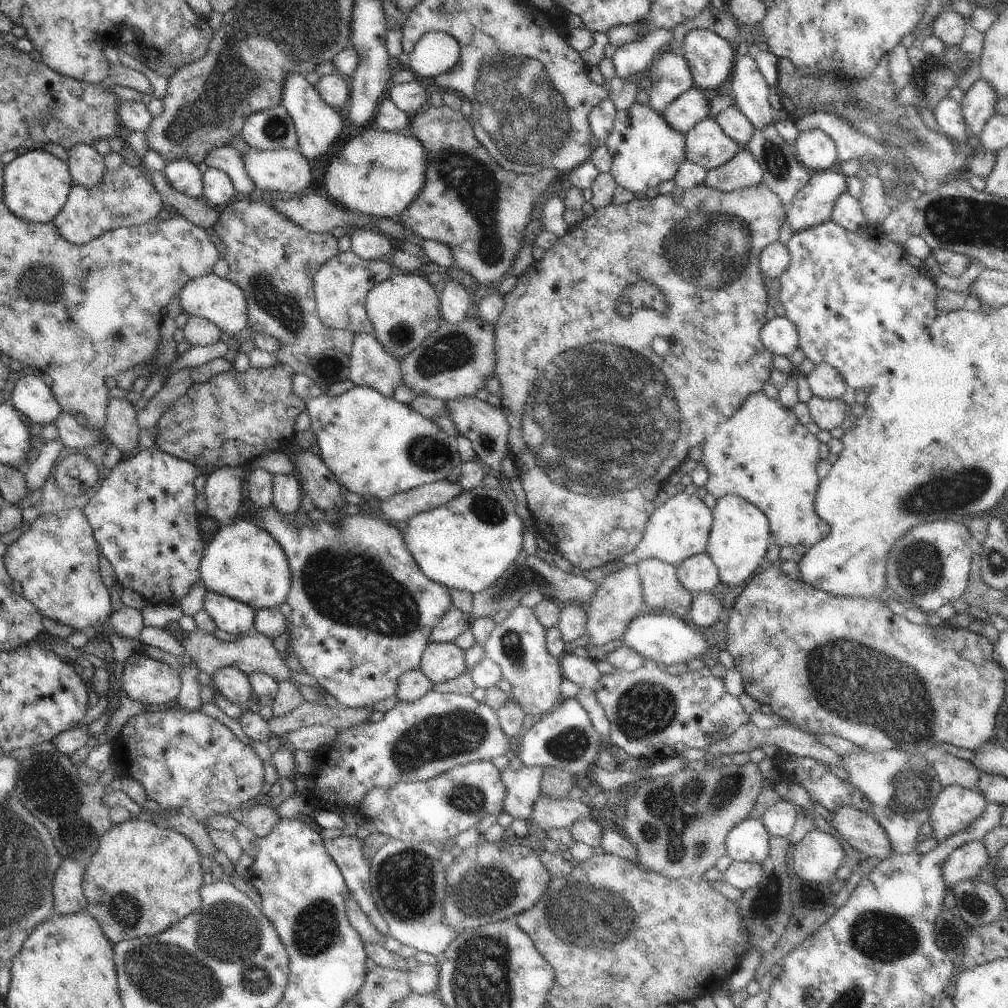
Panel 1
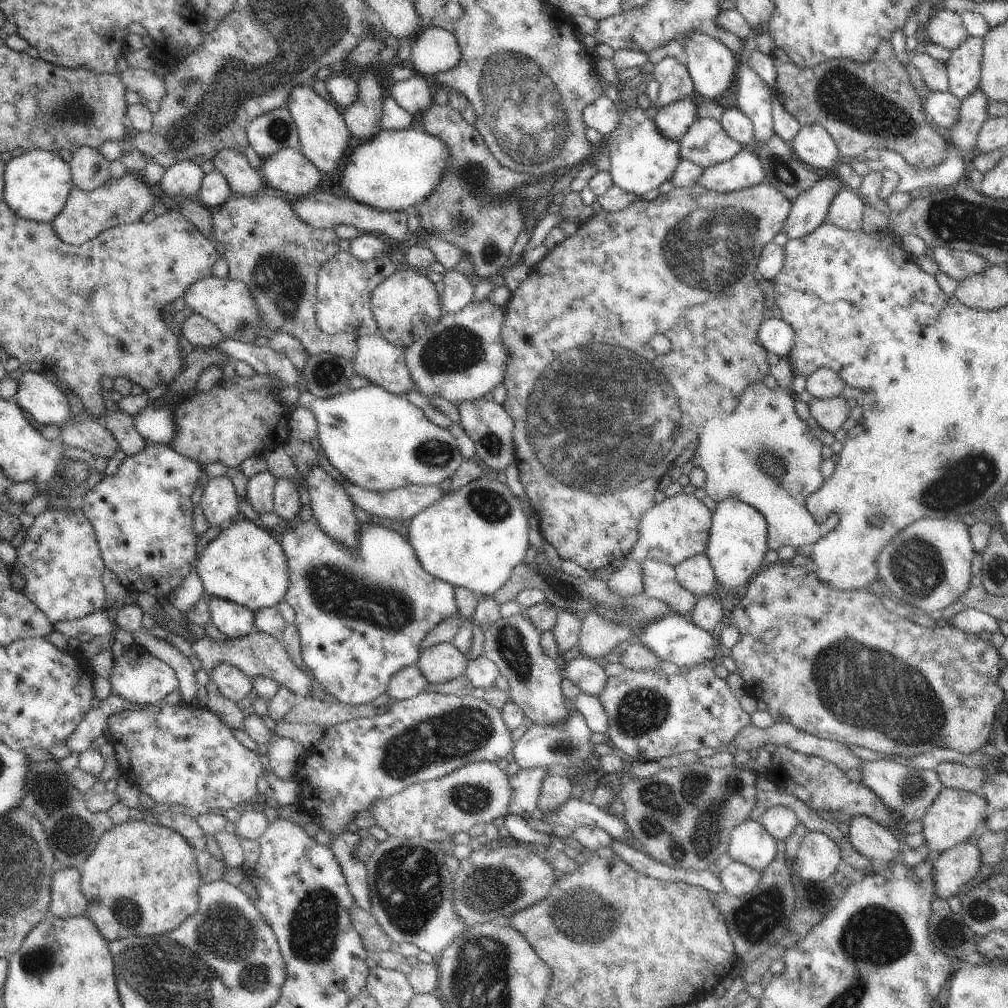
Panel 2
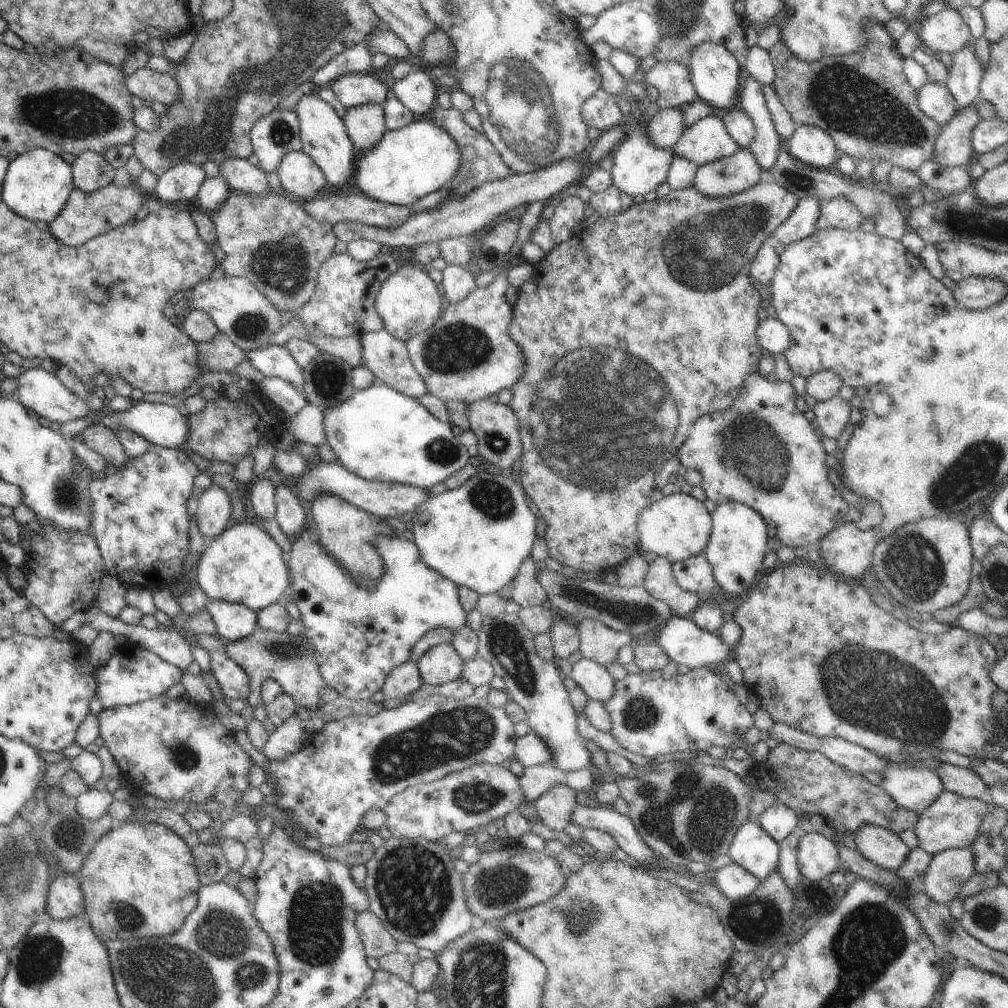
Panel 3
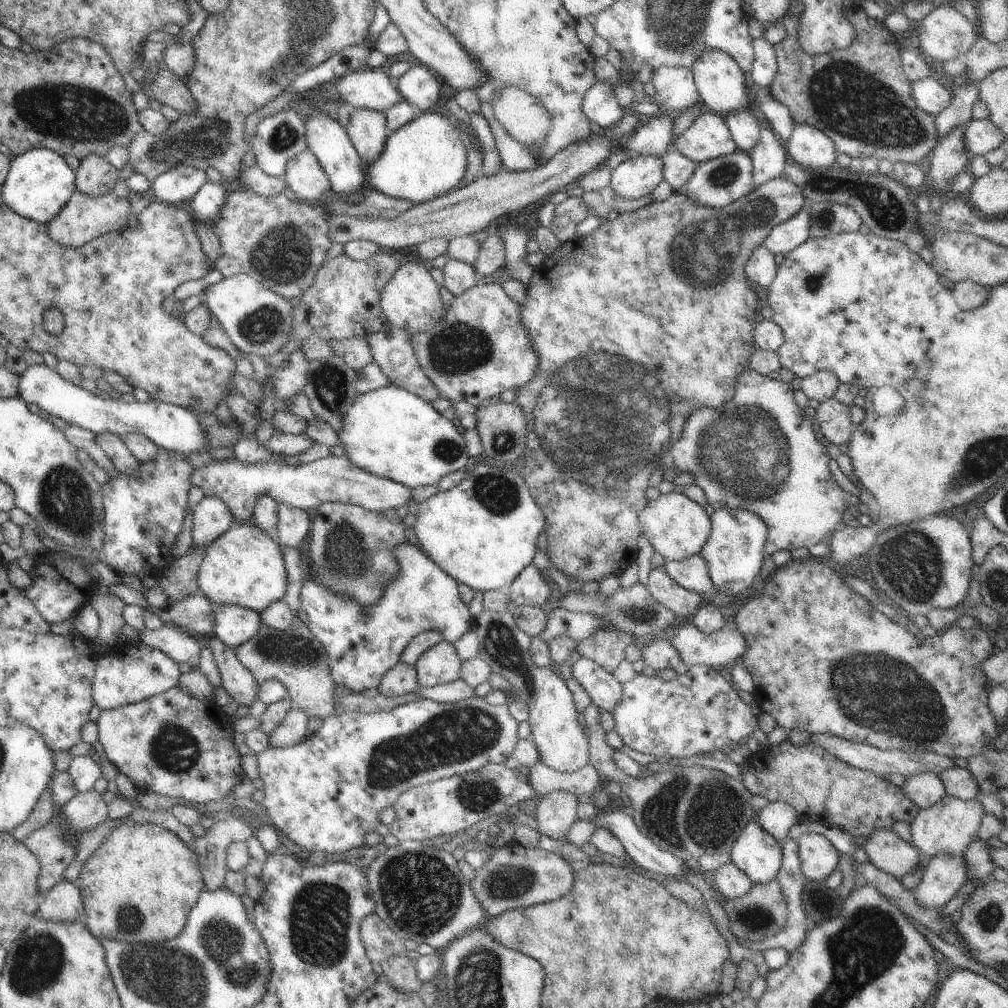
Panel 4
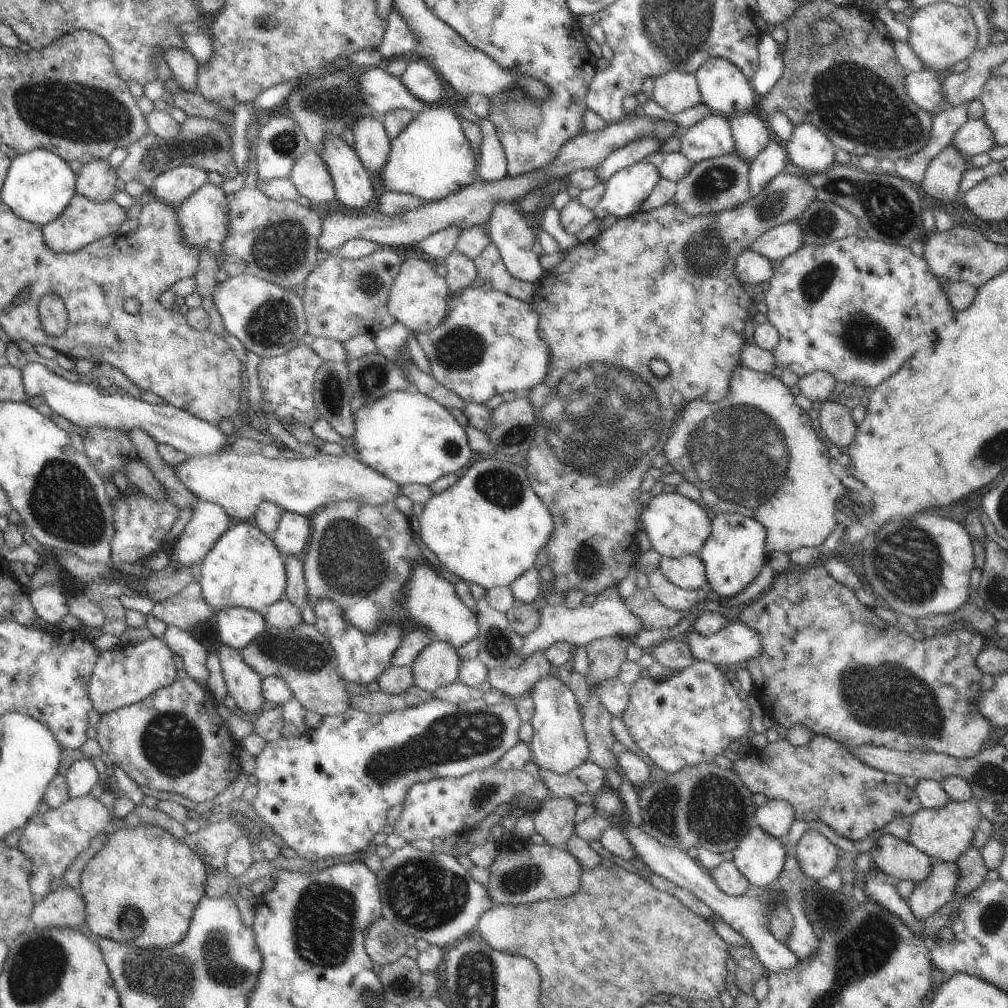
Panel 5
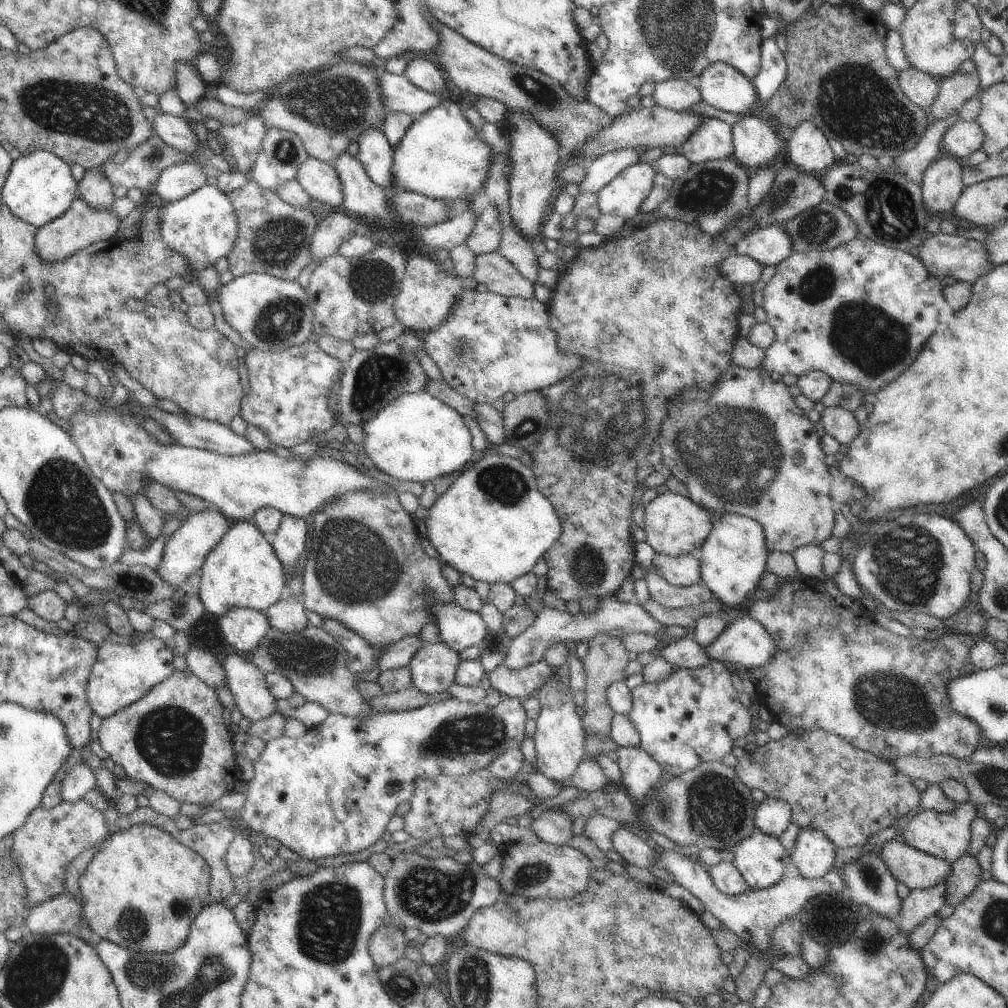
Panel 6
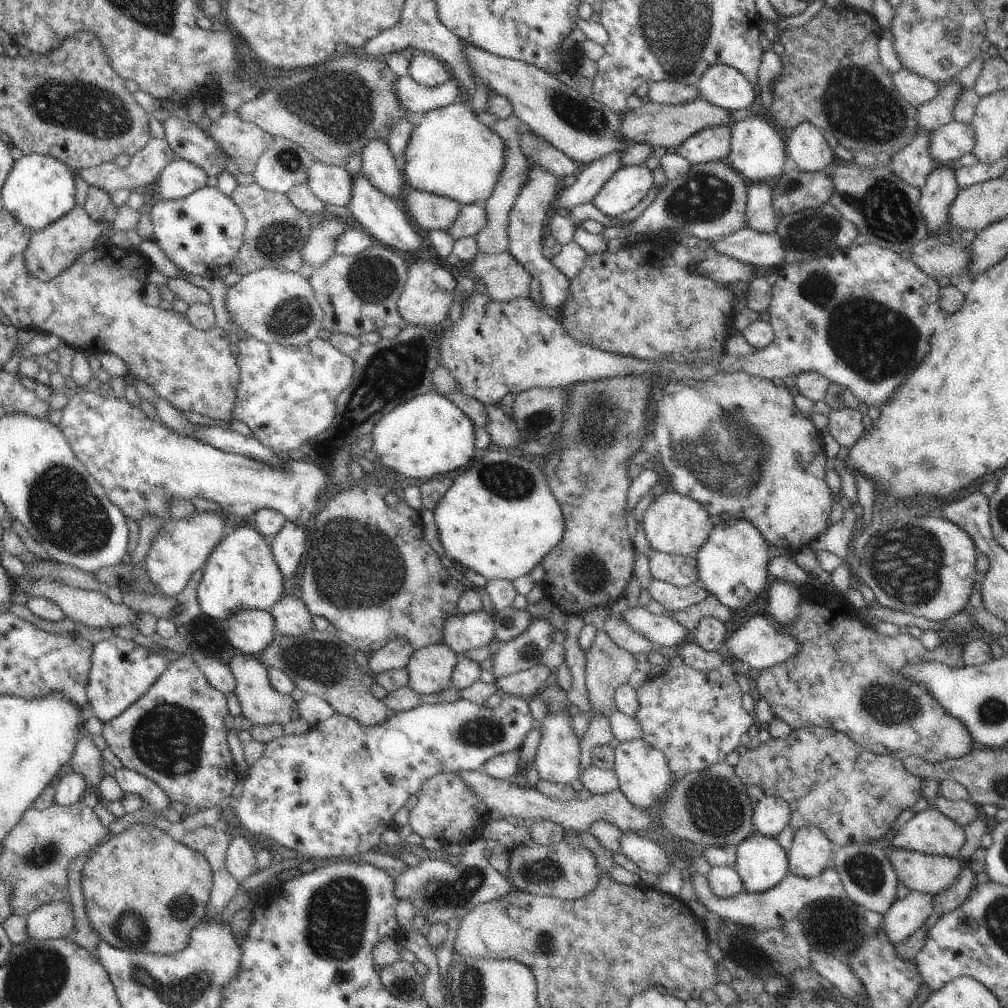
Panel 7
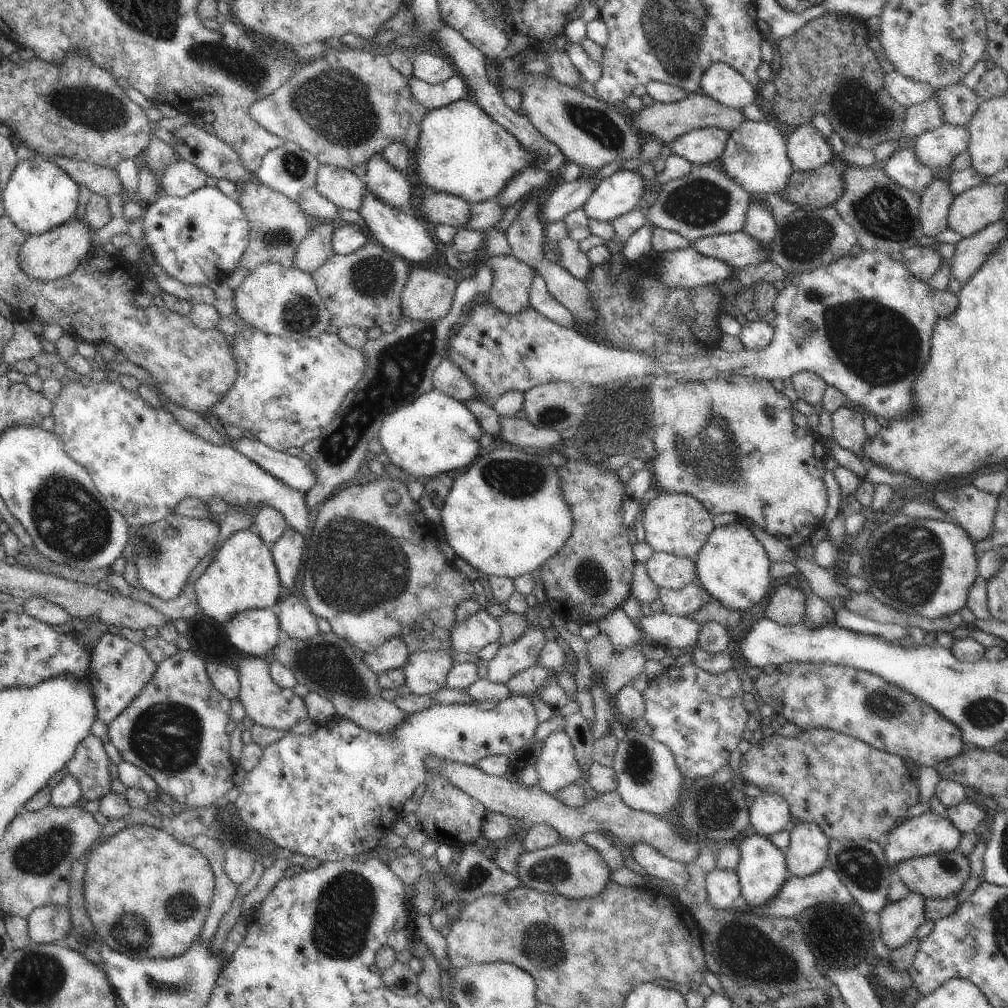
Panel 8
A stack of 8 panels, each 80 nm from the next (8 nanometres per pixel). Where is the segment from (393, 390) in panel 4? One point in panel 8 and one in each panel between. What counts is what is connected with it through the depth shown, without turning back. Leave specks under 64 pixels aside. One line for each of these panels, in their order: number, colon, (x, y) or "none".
5: (410, 438)
6: (417, 438)
7: (427, 436)
8: (436, 433)

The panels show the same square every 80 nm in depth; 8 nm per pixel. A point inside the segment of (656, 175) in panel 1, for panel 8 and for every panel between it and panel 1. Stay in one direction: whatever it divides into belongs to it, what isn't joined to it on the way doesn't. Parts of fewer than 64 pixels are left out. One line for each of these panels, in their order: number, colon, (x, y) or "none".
2: (642, 158)
3: (638, 167)
4: (634, 177)
5: (630, 186)
6: (623, 196)
7: (629, 186)
8: (616, 195)

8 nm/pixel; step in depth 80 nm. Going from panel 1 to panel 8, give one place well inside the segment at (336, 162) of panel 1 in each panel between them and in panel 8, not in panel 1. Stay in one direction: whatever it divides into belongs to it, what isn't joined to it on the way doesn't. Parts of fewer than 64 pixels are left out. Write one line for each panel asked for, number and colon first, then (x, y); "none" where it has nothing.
2: (394, 170)
3: (409, 163)
4: (426, 157)
5: (431, 158)
6: (442, 156)
7: (450, 153)
8: (461, 150)

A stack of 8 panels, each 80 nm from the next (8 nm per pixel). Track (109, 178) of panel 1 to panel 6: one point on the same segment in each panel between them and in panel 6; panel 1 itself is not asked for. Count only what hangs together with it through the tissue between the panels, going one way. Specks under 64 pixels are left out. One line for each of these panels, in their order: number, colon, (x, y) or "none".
2: (124, 200)
3: (85, 216)
4: (83, 218)
5: (84, 221)
6: (81, 226)

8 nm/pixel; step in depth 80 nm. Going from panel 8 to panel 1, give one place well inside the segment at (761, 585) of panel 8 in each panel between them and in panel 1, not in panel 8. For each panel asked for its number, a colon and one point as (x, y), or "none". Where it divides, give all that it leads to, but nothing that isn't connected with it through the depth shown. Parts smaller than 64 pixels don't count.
1: (740, 535)
2: (737, 543)
3: (737, 544)
4: (734, 552)
5: (734, 554)
6: (733, 559)
7: (732, 564)

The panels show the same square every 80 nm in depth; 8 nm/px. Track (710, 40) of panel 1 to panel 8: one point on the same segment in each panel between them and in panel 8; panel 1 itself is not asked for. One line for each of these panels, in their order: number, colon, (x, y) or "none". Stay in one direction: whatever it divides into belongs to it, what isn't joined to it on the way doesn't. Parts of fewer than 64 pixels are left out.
2: (712, 65)
3: (715, 72)
4: (721, 83)
5: (724, 89)
6: (721, 86)
7: (722, 85)
8: (721, 82)

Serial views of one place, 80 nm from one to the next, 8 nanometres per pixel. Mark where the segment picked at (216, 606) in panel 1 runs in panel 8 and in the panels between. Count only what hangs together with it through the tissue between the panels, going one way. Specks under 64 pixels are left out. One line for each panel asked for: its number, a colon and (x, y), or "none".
2: (232, 619)
3: (234, 622)
4: (233, 624)
5: (237, 626)
6: (243, 628)
7: (251, 630)
8: (256, 631)

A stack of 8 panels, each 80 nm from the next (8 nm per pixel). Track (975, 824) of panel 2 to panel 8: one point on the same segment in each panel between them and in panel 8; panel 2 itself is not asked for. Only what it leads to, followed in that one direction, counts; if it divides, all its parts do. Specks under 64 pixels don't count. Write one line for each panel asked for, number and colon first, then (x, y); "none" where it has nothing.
3: (952, 821)
4: (950, 826)
5: (945, 834)
6: (947, 835)
7: (928, 831)
8: (929, 833)

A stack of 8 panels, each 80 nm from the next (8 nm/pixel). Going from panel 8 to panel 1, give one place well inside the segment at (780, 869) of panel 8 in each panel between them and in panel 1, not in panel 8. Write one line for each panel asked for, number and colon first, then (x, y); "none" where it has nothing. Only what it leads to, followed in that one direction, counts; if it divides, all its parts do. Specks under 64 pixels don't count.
1: (748, 841)
2: (750, 843)
3: (752, 847)
4: (757, 853)
5: (759, 856)
6: (760, 859)
7: (761, 861)

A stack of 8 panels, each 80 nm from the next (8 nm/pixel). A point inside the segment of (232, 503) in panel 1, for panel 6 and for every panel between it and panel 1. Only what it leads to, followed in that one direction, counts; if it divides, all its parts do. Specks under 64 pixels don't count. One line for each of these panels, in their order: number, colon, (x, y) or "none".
2: (219, 502)
3: (214, 513)
4: (212, 517)
5: (209, 521)
6: (186, 550)

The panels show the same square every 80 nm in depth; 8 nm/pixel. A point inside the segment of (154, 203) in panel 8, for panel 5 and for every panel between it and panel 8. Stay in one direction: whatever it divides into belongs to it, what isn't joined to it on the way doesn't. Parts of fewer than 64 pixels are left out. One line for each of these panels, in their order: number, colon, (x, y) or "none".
5: (203, 217)
6: (203, 226)
7: (203, 231)

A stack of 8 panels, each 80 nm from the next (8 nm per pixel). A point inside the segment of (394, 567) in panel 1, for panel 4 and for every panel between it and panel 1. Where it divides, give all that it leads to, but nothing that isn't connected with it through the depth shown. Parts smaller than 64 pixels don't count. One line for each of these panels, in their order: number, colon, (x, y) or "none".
2: (361, 615)
3: (359, 635)
4: (362, 646)

